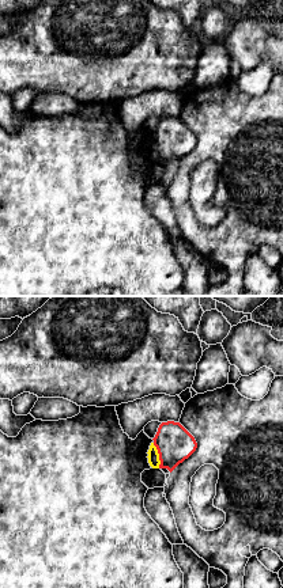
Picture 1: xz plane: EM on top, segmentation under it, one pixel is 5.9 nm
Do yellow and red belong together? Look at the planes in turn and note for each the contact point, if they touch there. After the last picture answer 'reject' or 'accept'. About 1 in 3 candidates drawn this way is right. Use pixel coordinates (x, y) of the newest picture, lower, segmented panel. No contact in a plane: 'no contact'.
contact (158, 455)

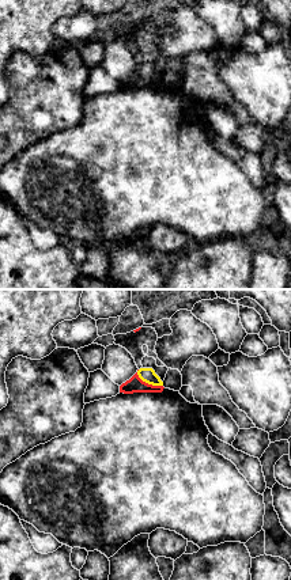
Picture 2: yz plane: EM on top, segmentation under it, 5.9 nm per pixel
contact (147, 382)

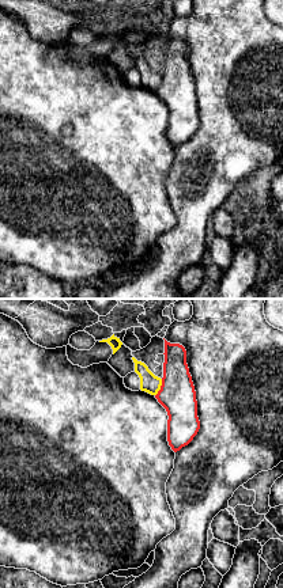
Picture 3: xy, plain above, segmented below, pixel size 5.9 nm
contact (159, 387)

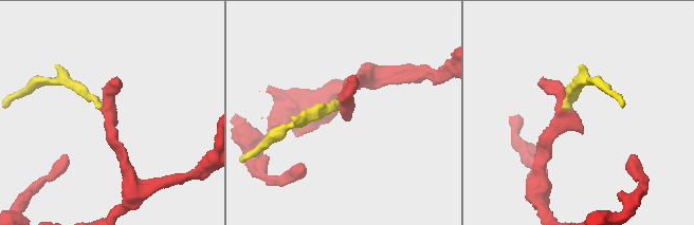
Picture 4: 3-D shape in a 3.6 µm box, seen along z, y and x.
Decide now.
reject

